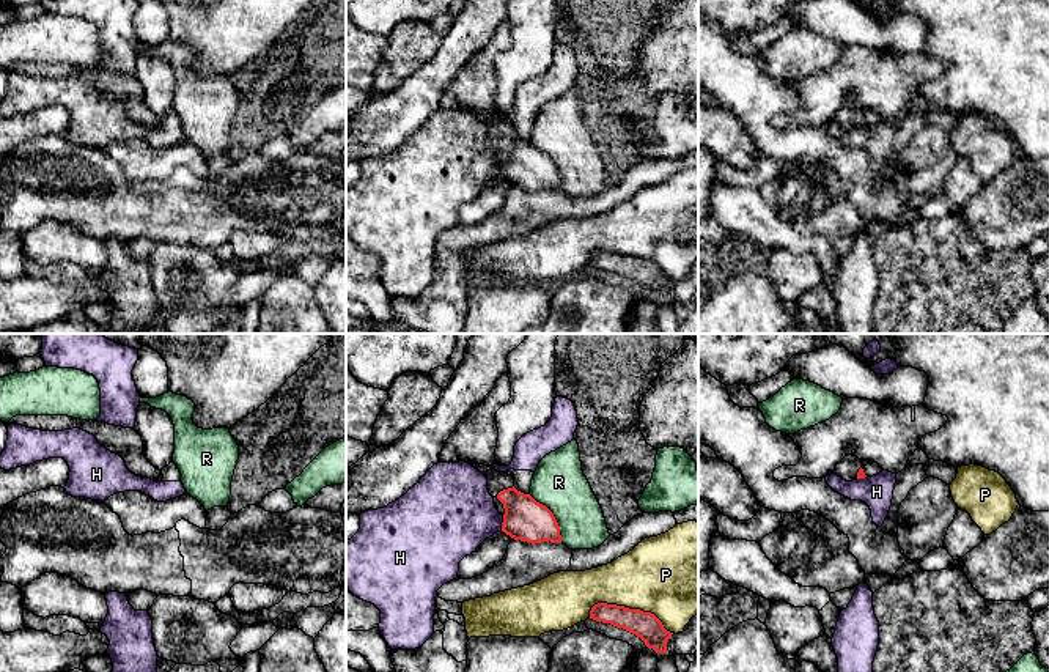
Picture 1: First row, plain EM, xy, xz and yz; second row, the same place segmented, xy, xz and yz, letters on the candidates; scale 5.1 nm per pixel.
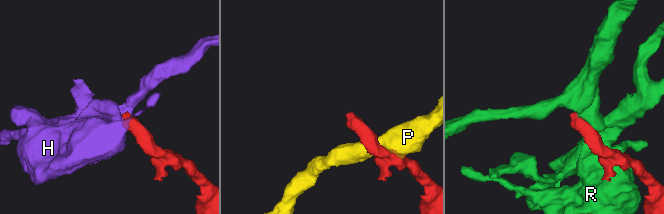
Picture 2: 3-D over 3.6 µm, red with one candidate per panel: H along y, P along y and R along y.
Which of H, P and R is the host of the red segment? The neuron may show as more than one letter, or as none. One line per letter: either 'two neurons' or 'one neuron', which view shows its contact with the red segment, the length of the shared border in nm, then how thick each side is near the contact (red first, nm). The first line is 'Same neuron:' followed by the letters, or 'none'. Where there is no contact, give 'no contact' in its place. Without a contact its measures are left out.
Same neuron: none
H: two neurons | xz | 80 nm | 220/400 nm
P: two neurons | xz | 440 nm | 140/420 nm
R: two neurons | xz | 300 nm | 220/260 nm

